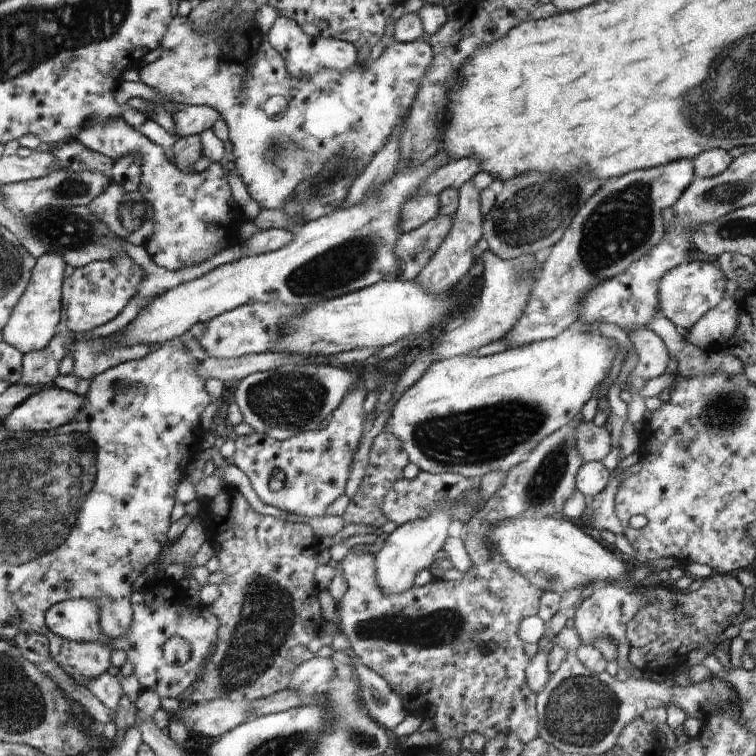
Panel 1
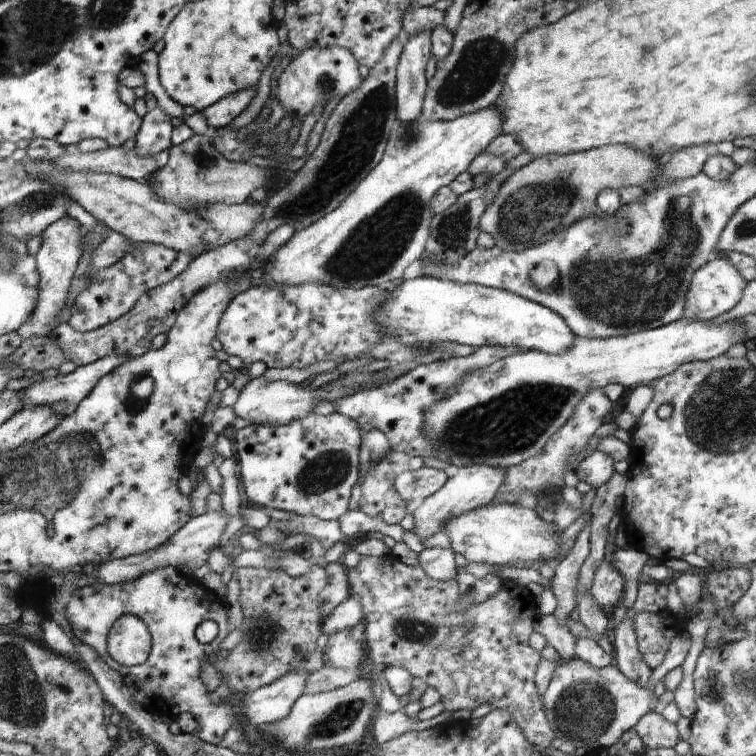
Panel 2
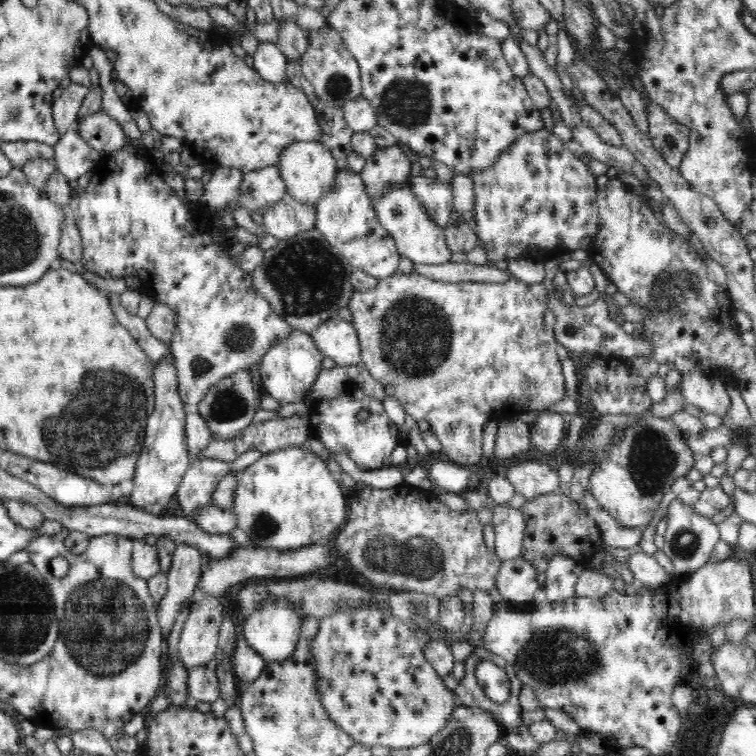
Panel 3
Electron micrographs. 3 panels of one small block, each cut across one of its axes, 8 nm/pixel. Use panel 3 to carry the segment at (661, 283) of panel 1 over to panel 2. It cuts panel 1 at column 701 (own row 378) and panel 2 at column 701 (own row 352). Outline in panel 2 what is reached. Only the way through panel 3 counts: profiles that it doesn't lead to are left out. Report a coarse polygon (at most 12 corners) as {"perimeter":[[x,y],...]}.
{"perimeter":[[726,256],[692,274],[683,318],[729,312],[746,284]]}

